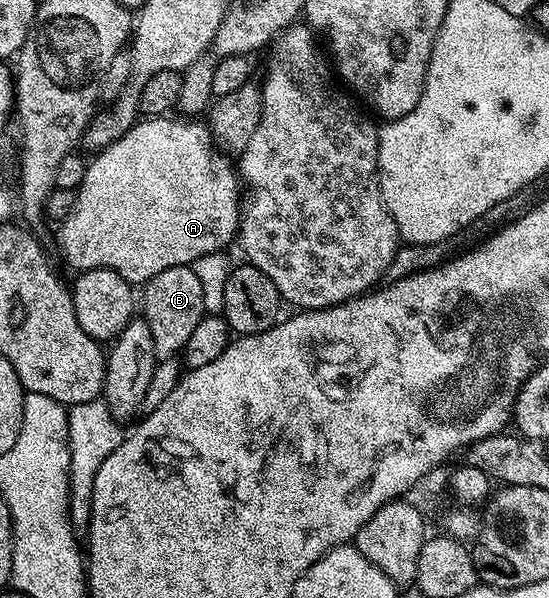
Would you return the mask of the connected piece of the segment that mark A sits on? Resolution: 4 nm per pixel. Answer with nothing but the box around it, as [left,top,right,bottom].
[57,116,240,284]

